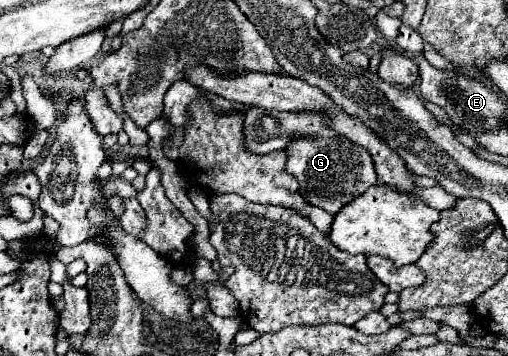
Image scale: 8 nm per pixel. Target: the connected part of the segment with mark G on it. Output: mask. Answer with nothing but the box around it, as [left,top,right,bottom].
[286,138,378,214]

